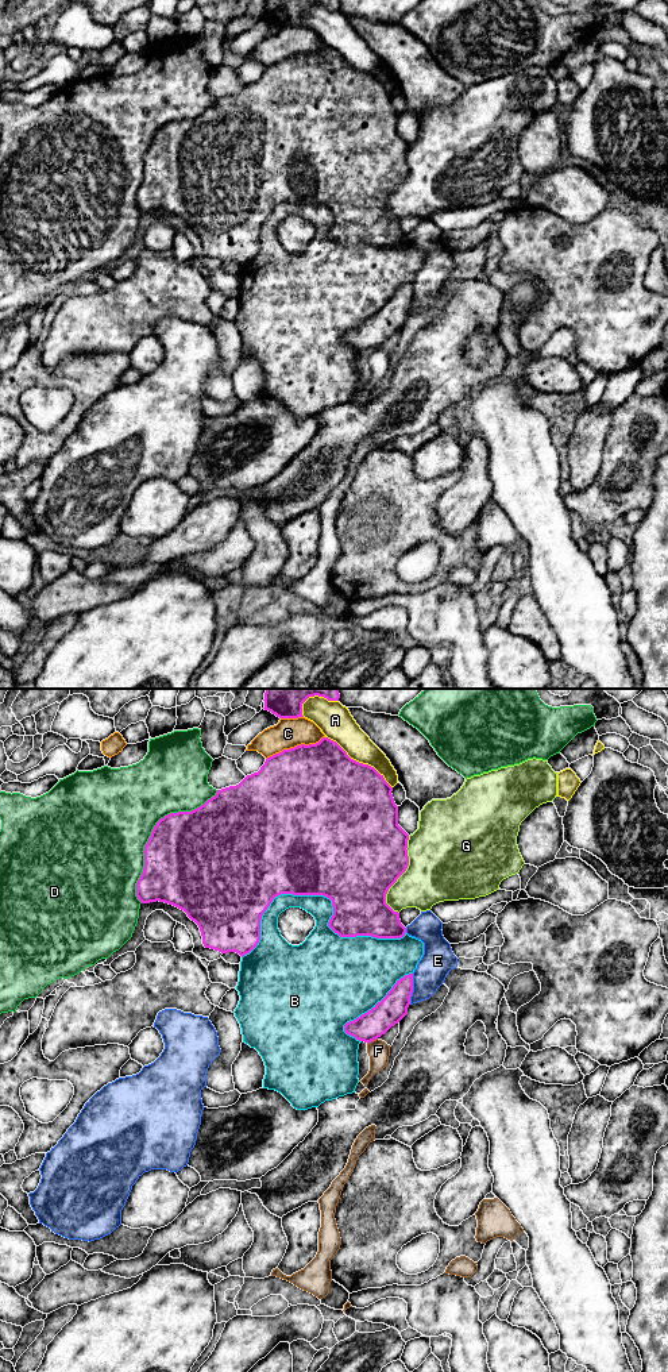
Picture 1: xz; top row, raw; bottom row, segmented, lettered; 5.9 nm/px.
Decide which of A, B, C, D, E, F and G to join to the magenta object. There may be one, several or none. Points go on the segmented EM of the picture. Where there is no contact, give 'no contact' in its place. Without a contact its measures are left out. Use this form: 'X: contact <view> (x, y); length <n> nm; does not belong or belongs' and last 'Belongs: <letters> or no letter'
A: contact xz (358, 762); length 500 nm; does not belong
B: contact xz (323, 894); length 1000 nm; does not belong
C: contact xz (294, 747); length 380 nm; does not belong
D: contact xz (151, 832); length 800 nm; does not belong
E: contact xz (412, 989); length 190 nm; does not belong
F: contact xz (371, 1040); length 80 nm; does not belong
G: contact xz (401, 874); length 460 nm; does not belong
Belongs: no letter

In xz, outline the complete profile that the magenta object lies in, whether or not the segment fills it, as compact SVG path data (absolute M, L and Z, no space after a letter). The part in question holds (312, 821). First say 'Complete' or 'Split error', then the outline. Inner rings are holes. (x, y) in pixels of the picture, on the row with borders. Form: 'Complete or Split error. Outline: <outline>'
Complete. Outline: M323 737L316 744L301 744L283 749L266 759L258 772L247 775L239 785L217 790L216 795L192 812L170 813L154 826L144 845L144 868L136 883L136 897L142 903L165 902L184 910L201 932L205 948L221 953L236 952L242 957L250 953L260 940L260 920L273 899L281 894L324 895L332 901L333 916L328 926L340 937L371 936L377 939L401 939L406 928L401 924L399 913L386 903L386 894L409 866L409 835L398 825L398 806L393 798L393 787L374 767L351 759L333 740Z

